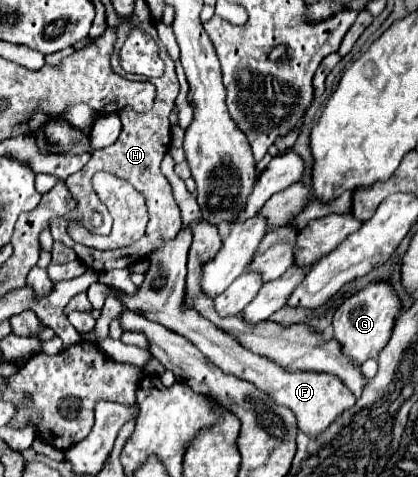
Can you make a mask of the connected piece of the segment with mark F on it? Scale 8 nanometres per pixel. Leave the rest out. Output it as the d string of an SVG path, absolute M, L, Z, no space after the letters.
M180 230L172 242L166 242L162 248L154 250L150 254L150 268L146 272L142 286L138 288L138 294L124 296L122 300L124 306L128 310L142 312L150 320L160 322L162 326L188 338L220 370L252 382L258 390L264 390L270 398L274 398L276 404L290 408L296 416L298 428L306 436L310 438L320 436L344 410L348 410L356 402L354 394L340 382L340 378L330 374L286 372L276 362L242 348L232 336L224 334L224 330L220 330L210 320L206 320L196 310L192 310L186 304L186 256L188 256L190 242L192 242L192 232Z

